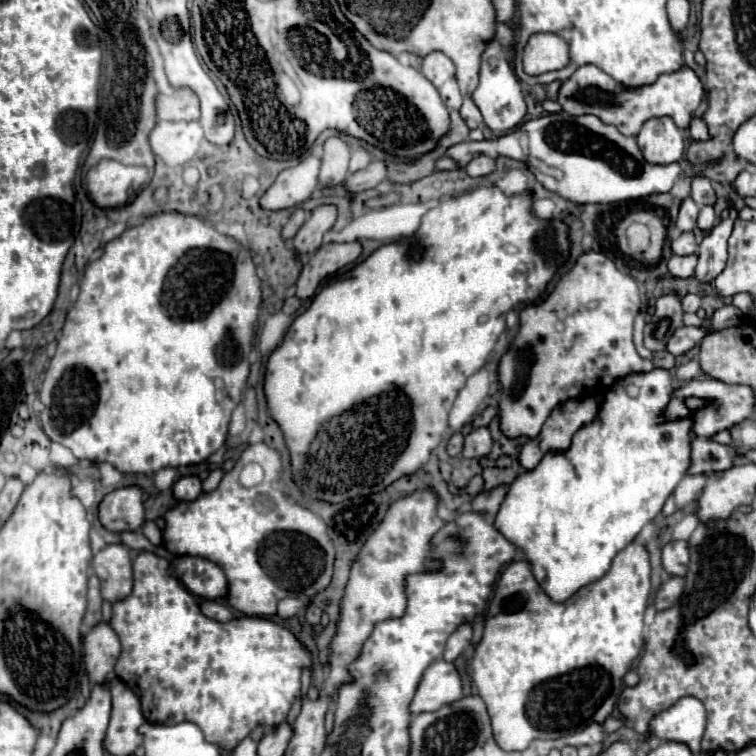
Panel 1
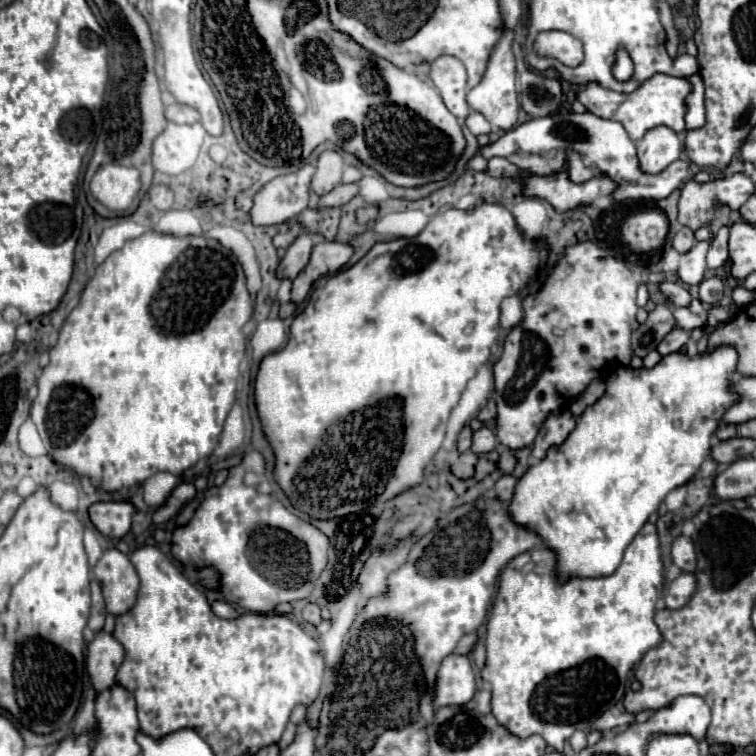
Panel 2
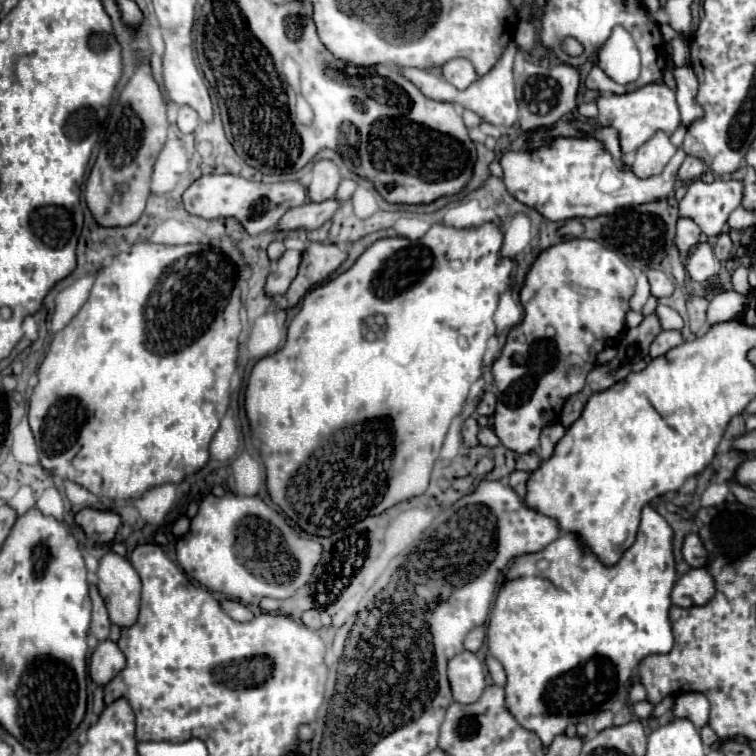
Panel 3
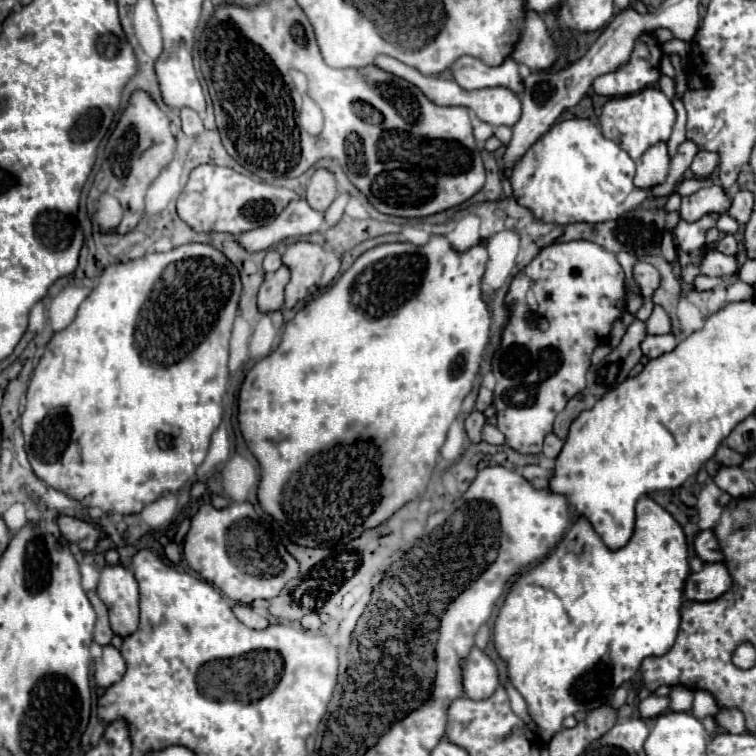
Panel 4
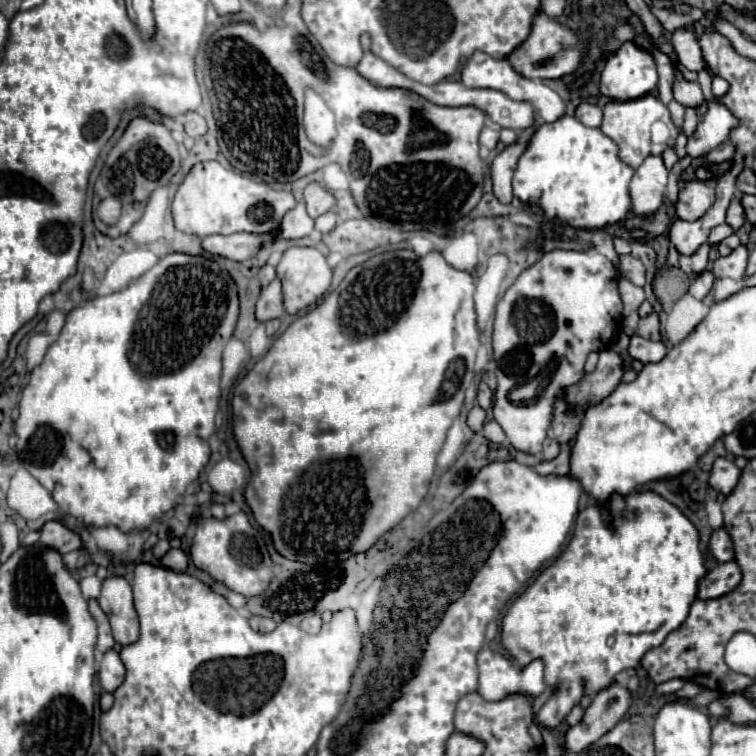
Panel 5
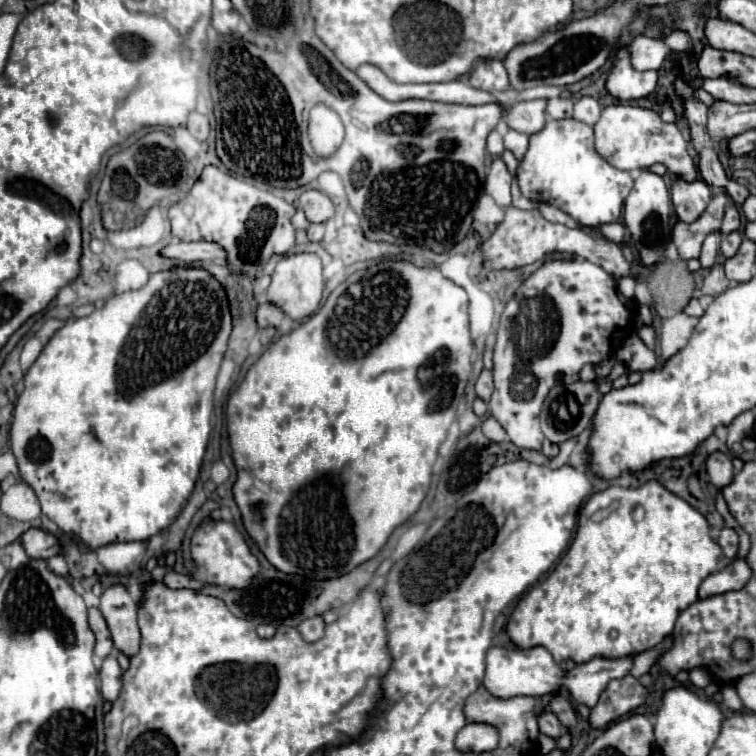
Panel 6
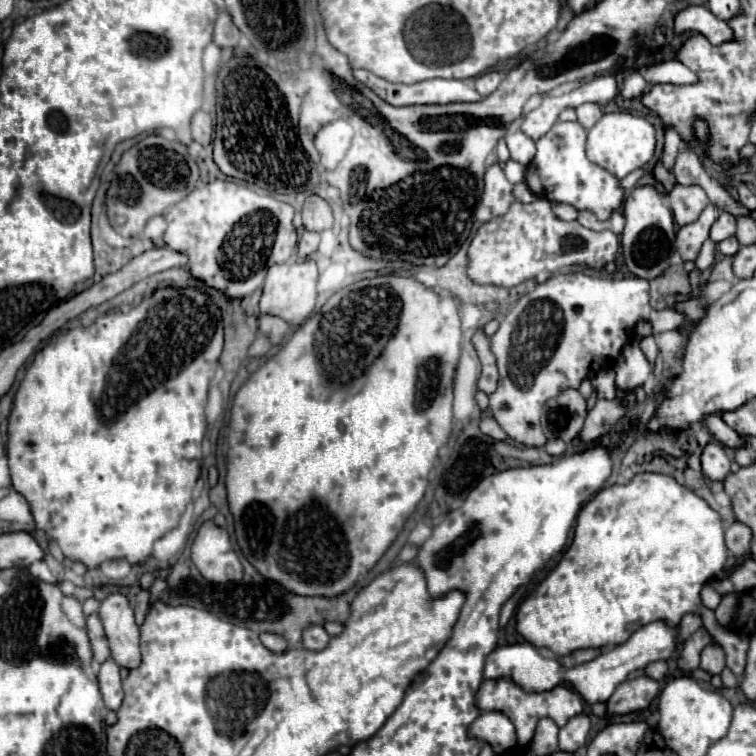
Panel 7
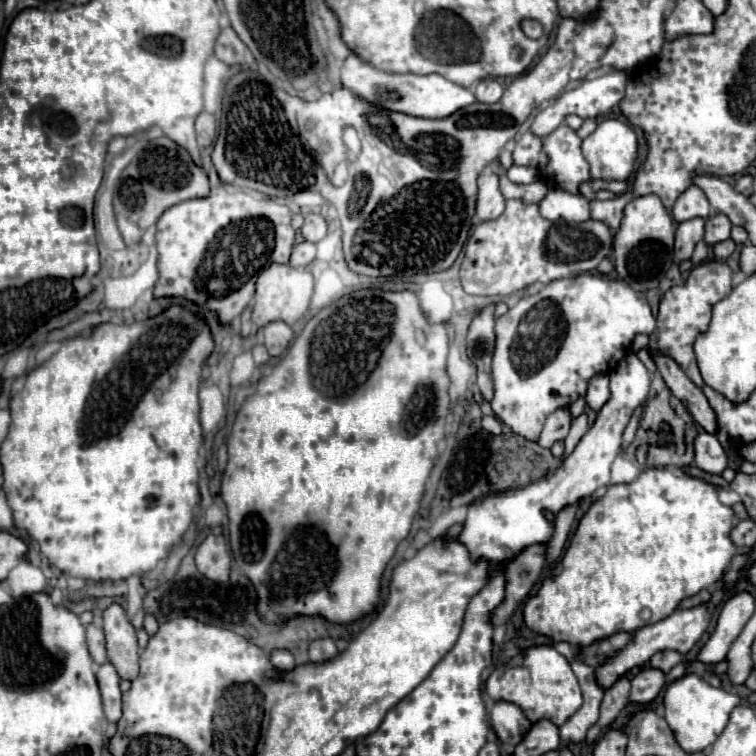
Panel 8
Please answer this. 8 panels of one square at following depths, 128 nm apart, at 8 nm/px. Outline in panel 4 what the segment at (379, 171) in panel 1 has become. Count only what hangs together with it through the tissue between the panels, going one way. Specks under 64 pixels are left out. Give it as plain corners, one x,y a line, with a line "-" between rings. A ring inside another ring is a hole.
300,198
300,200
292,200
274,222
262,228
244,232
238,236
238,240
246,250
258,252
258,250
268,250
270,246
286,238
308,236
316,232
322,224
324,224
324,214
310,208
306,200

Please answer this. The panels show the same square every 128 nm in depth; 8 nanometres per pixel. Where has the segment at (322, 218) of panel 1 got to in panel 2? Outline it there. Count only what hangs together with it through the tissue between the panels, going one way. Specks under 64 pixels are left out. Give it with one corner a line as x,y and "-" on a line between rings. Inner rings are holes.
302,232
286,250
284,258
280,260
280,266
276,270
278,278
296,278
300,274
300,270
308,264
310,252
314,248
312,242
312,234
310,232

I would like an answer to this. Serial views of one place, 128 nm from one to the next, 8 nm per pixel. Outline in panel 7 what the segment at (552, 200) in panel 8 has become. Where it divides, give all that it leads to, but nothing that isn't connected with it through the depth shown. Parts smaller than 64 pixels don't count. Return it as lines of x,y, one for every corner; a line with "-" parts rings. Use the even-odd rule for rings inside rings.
552,204
554,208
554,214
562,220
576,220
576,214
578,210
574,206
568,206
568,204

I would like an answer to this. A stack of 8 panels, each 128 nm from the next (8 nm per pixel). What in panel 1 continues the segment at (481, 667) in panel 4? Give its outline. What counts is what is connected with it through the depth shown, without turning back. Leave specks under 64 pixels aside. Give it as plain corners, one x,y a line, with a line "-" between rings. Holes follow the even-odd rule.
438,660
430,668
426,668
414,700
410,702
410,712
432,712
442,708
444,704
452,704
462,698
462,680
454,664

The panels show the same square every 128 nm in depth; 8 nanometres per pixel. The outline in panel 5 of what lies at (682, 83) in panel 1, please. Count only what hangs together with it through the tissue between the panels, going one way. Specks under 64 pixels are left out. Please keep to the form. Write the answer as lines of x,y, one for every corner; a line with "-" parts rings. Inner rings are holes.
646,94
646,96
636,98
636,100
626,100
626,102
618,102
618,100
608,102
604,106
604,120
600,124
600,130
618,144
620,158
628,166
632,166
632,168
638,168
644,162
646,156
650,156
650,154
662,154
666,146
674,146
676,136
678,136
678,130
676,130
676,126
670,120
668,108
660,102
660,98
656,98
652,94
-
660,120
666,122
666,126
670,130
670,138
668,138
666,144
654,144
654,140
652,140
652,126
656,122
660,122

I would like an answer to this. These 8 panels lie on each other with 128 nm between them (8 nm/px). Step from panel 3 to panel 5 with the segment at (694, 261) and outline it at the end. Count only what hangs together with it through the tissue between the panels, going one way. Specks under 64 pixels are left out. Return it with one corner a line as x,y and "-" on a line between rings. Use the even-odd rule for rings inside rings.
738,246
732,254
720,256
720,258
714,260
712,274
716,278
742,280
744,278
744,270
746,270
746,262
748,262
748,250
746,250
746,246

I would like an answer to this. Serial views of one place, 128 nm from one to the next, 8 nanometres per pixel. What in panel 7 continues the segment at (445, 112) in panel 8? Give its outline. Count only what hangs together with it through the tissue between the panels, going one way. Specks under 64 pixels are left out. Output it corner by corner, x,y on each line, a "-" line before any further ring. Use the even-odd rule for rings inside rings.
354,70
358,82
366,84
382,100
392,106
410,104
448,104
448,102
478,102
482,96
466,80
432,78
416,84
392,84
374,76
368,70

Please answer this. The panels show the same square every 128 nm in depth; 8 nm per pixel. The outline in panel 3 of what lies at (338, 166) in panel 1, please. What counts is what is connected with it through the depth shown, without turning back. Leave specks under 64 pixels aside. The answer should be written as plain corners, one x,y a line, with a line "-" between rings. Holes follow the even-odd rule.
318,160
312,168
312,182
308,186
308,196
312,202
322,202
336,196
340,182
340,170
332,160

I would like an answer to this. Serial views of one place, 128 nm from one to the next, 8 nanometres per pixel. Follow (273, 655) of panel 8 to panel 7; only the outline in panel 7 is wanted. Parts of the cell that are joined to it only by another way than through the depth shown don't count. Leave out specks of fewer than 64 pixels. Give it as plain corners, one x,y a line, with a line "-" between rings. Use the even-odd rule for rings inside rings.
262,632
262,634
260,634
260,640
262,640
262,644
264,644
268,650
272,650
272,652
284,652
284,650
288,648
286,640
282,640
282,636
274,636
272,632

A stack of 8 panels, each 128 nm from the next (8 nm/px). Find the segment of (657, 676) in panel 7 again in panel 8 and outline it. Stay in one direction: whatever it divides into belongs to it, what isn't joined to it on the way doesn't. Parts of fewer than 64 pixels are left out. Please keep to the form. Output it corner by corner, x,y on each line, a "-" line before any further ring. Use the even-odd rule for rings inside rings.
664,650
664,652
658,652
658,654
654,654
654,656
650,658
650,666
662,670
664,674
668,674
676,664
680,664
680,660
682,660
682,654

